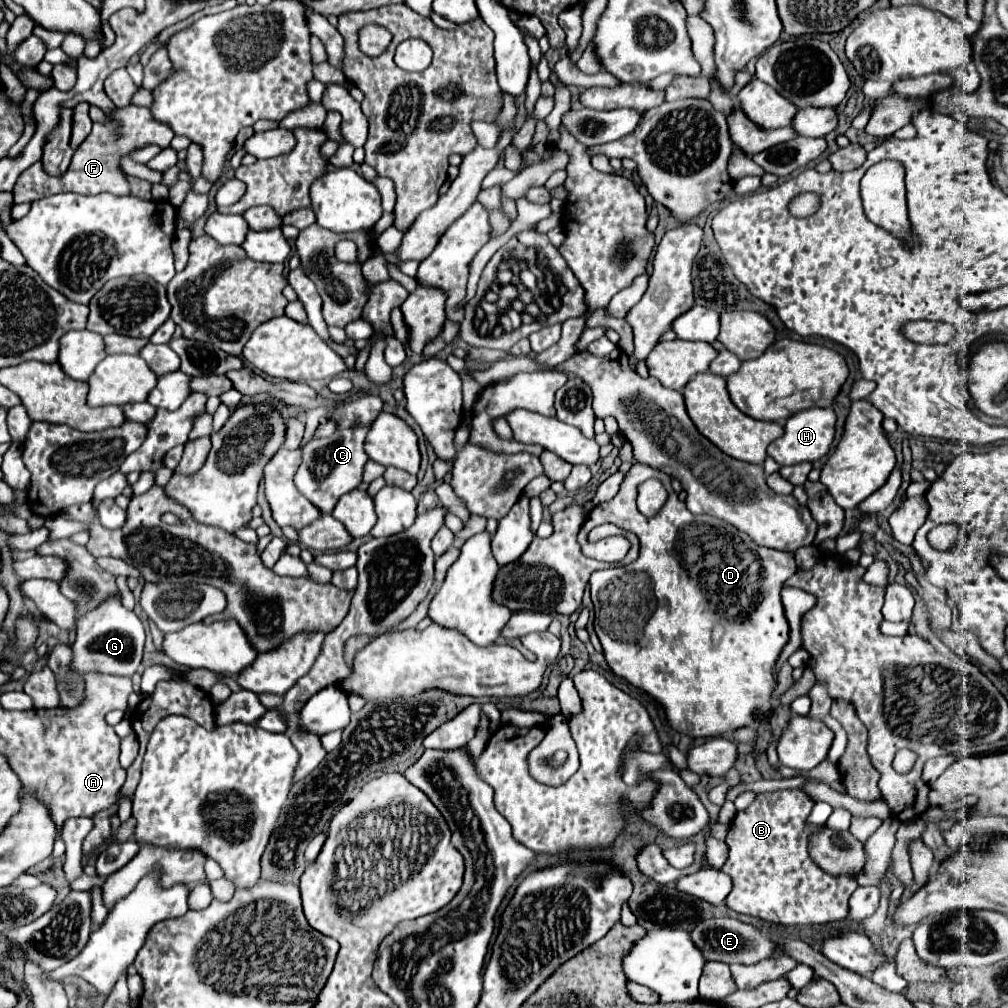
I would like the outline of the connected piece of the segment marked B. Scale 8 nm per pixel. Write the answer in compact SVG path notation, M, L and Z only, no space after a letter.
M778 790L758 794L756 800L732 820L730 832L726 836L728 844L728 860L724 864L724 872L732 876L734 888L726 898L726 904L740 914L756 916L776 924L824 924L834 920L844 920L848 916L848 898L858 888L856 876L842 874L830 876L822 872L808 854L808 838L820 830L820 826L810 824L808 816L812 812L814 800L802 790Z

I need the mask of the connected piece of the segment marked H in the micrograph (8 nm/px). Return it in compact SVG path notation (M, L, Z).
M832 408L802 410L788 418L784 430L786 430L784 436L780 440L774 440L768 446L768 456L772 456L780 466L790 466L790 464L800 464L800 462L816 462L830 452L830 446L836 436L836 414L832 412Z

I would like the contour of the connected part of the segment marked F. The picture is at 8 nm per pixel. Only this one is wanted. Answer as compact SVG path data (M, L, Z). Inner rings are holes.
M132 104L124 108L112 108L110 112L106 112L106 122L94 122L92 134L76 150L66 174L46 176L42 162L36 162L26 172L22 172L18 184L14 186L14 202L34 202L44 196L52 196L60 192L76 192L76 194L110 192L116 196L128 196L130 184L128 184L128 174L122 170L122 158L128 158L132 152L150 144L168 148L172 138L174 132L166 124L156 122L148 108L140 108Z

